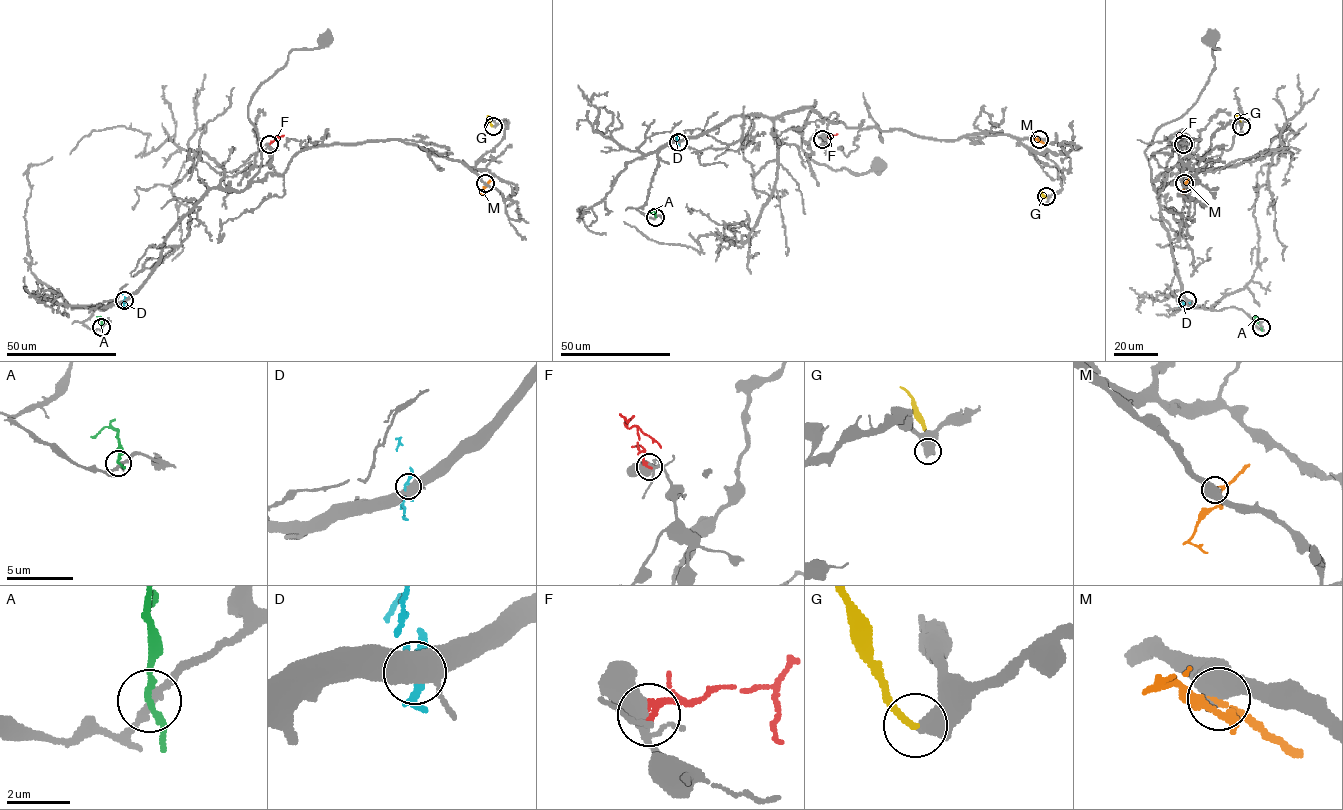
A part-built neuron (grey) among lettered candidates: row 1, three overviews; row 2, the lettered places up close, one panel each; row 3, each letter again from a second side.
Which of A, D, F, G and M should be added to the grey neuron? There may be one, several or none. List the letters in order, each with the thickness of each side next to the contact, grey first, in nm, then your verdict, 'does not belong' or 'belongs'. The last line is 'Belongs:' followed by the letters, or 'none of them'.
A: calibres 280 and 200 nm; does not belong
D: calibres 440 and 240 nm; does not belong
F: calibres 400 and 240 nm; does not belong
G: calibres 550 and 220 nm; does not belong
M: calibres 480 and 140 nm; belongs
Belongs: M

